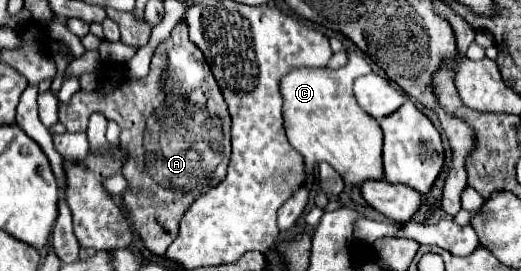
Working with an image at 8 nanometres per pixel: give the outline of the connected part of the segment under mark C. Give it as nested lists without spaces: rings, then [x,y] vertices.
[[[350,52],[347,65],[337,71],[325,71],[323,67],[305,69],[291,71],[281,79],[285,133],[291,147],[305,157],[307,181],[304,186],[307,189],[314,184],[314,171],[321,161],[329,163],[345,183],[351,185],[361,185],[365,179],[383,179],[381,127],[377,119],[365,115],[365,111],[357,107],[357,99],[353,99],[353,79],[369,71],[371,67],[365,59]]]

